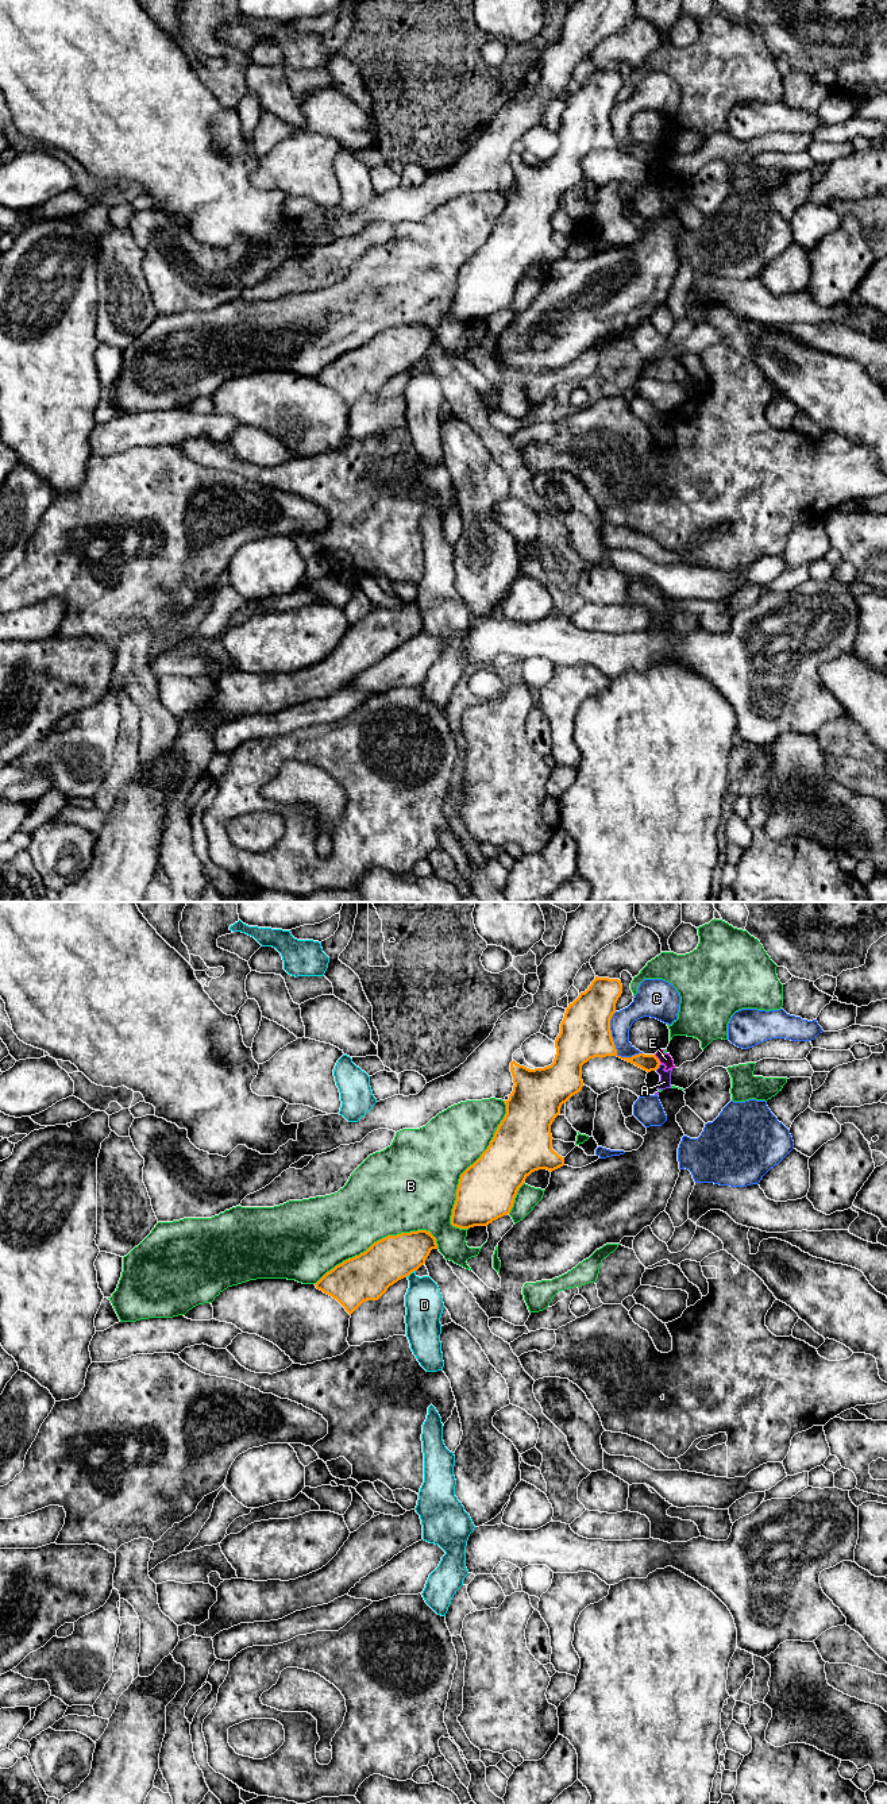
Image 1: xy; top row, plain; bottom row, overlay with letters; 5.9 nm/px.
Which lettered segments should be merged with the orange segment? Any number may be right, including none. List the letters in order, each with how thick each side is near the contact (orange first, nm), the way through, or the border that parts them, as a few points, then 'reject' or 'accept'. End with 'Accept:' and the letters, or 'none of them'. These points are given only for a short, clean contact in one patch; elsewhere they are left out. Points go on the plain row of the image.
A: 100 nm thick on the orange side, 70 nm on the other; border along xy (660, 157), (655, 162); reject
B: 340 nm thick on the orange side, 400 nm on the other; reject
C: 300 nm thick on the orange side, 130 nm on the other; reject
D: 280 nm thick on the orange side, 220 nm on the other; reject
E: 100 nm thick on the orange side, 70 nm on the other; border along xy (654, 147), (660, 155); reject
Accept: none of them

